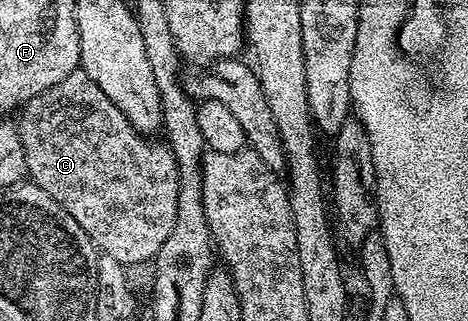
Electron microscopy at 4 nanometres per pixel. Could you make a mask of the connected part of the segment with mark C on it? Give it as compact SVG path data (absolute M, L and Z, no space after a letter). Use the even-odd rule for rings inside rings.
M79 69L70 73L70 77L58 81L58 85L50 85L50 89L35 95L29 103L24 104L19 115L18 126L22 137L22 150L26 153L28 179L42 189L46 189L46 193L50 193L50 197L54 197L54 201L58 201L58 205L62 205L62 209L66 209L66 213L70 213L70 217L74 217L74 221L78 221L78 225L86 229L92 244L103 254L118 257L118 261L122 261L125 265L144 263L147 259L148 262L155 260L166 237L170 237L170 229L174 229L174 217L178 209L178 165L167 142L152 143L156 141L136 131L134 125L130 125L130 121L122 117L122 109L118 109L118 105L114 105L114 101L110 101L110 97L106 97L106 93L102 93L102 89L98 89L98 85L94 85L94 81L90 81L90 77L86 77L86 73Z

